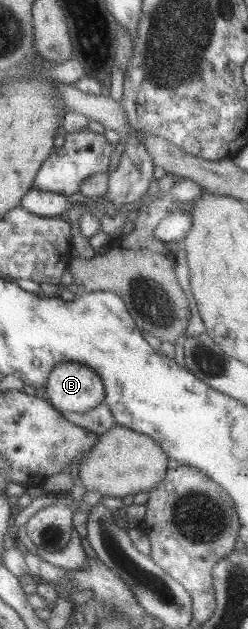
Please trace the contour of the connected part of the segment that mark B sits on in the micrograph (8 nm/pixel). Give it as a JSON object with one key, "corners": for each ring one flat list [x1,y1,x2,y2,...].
{"corners":[[60,362,51,369,41,394,60,413,89,412,104,399,100,376,78,362]]}

